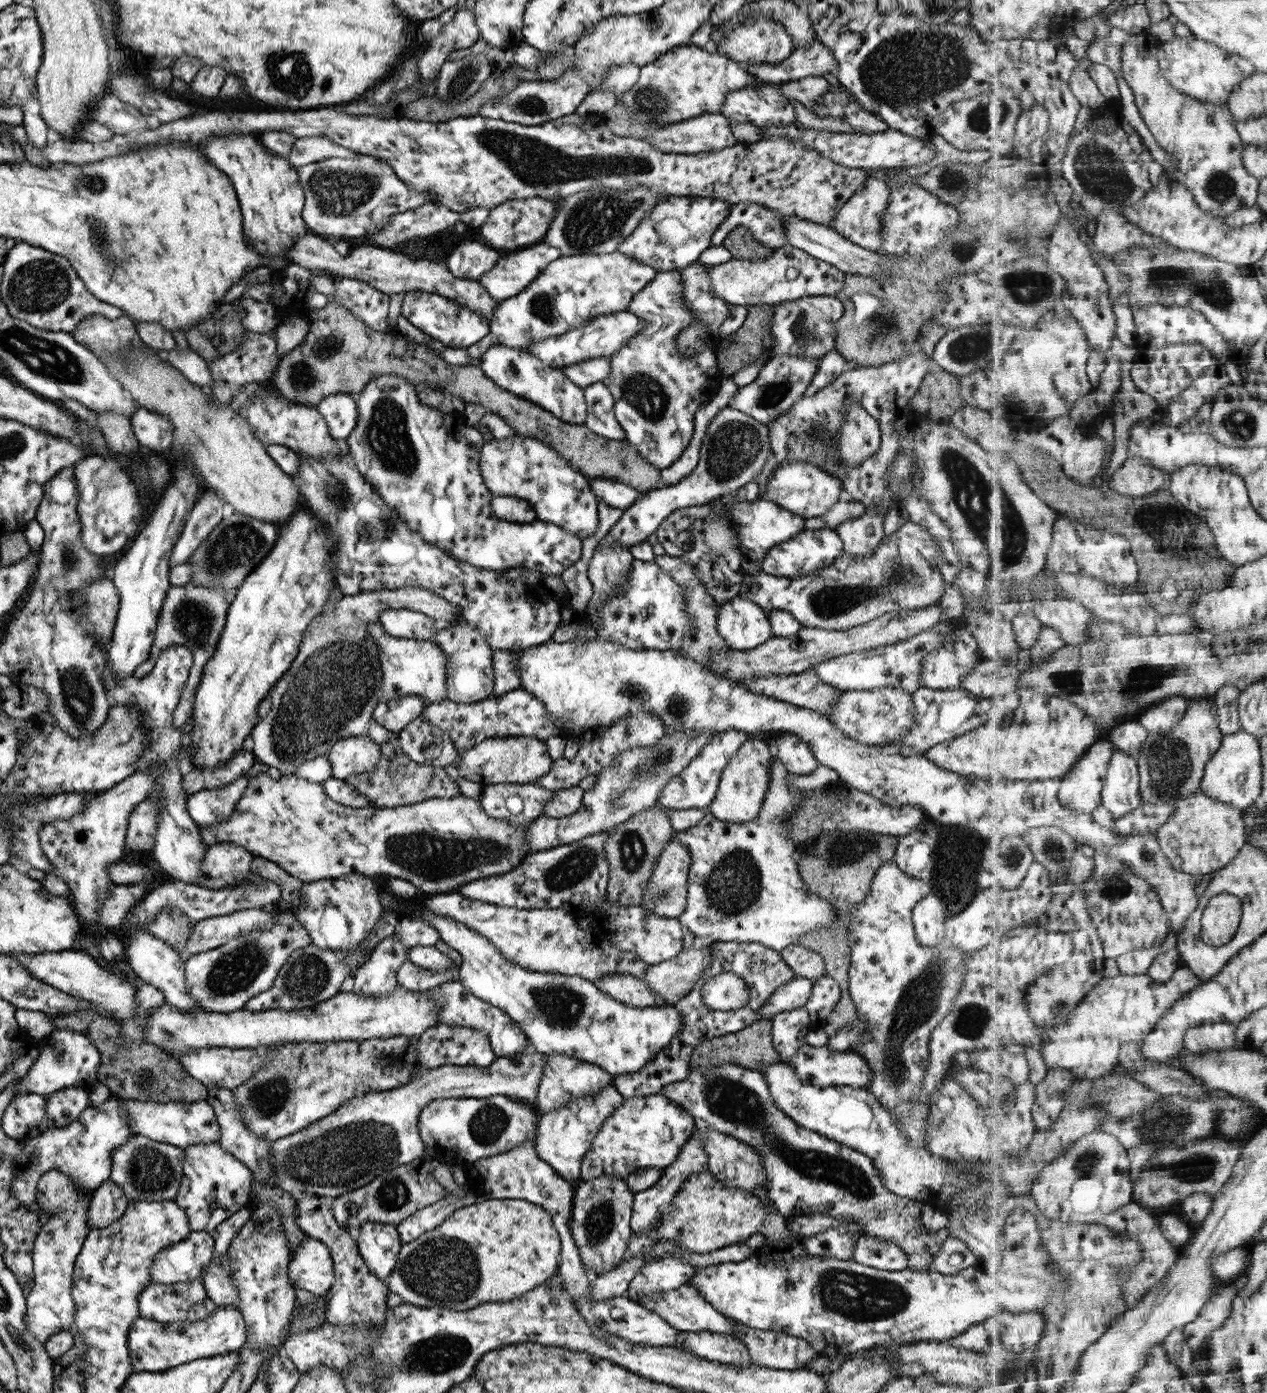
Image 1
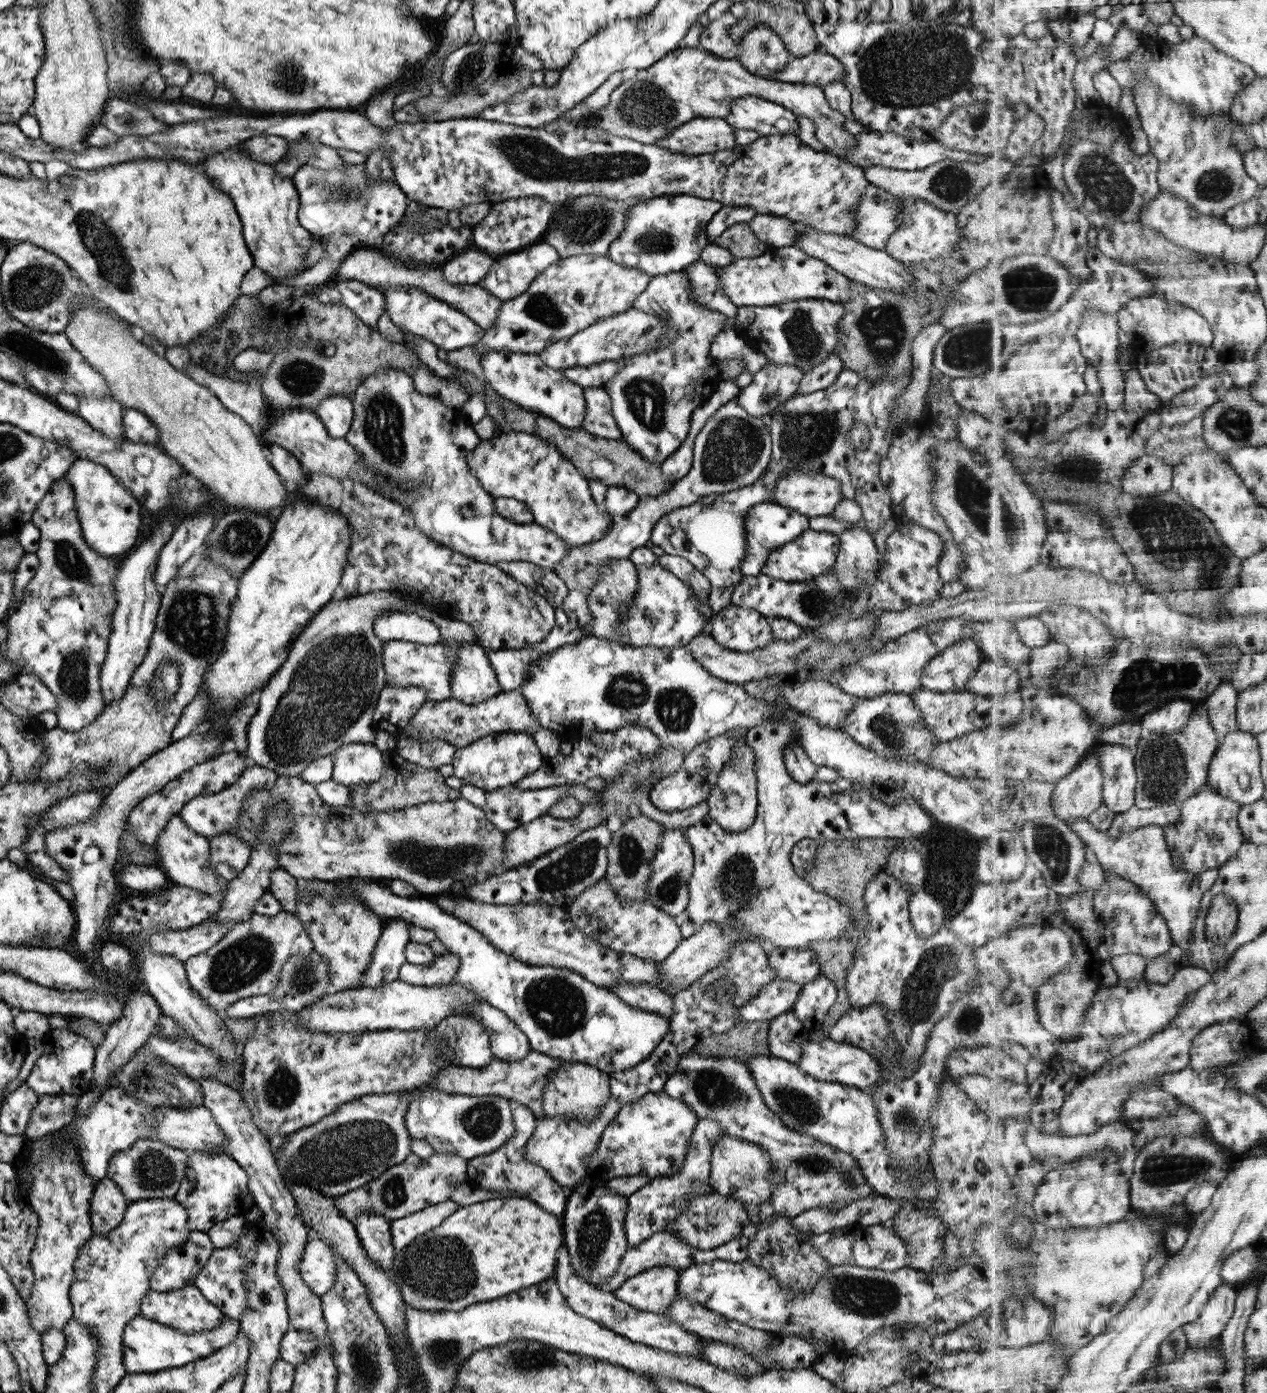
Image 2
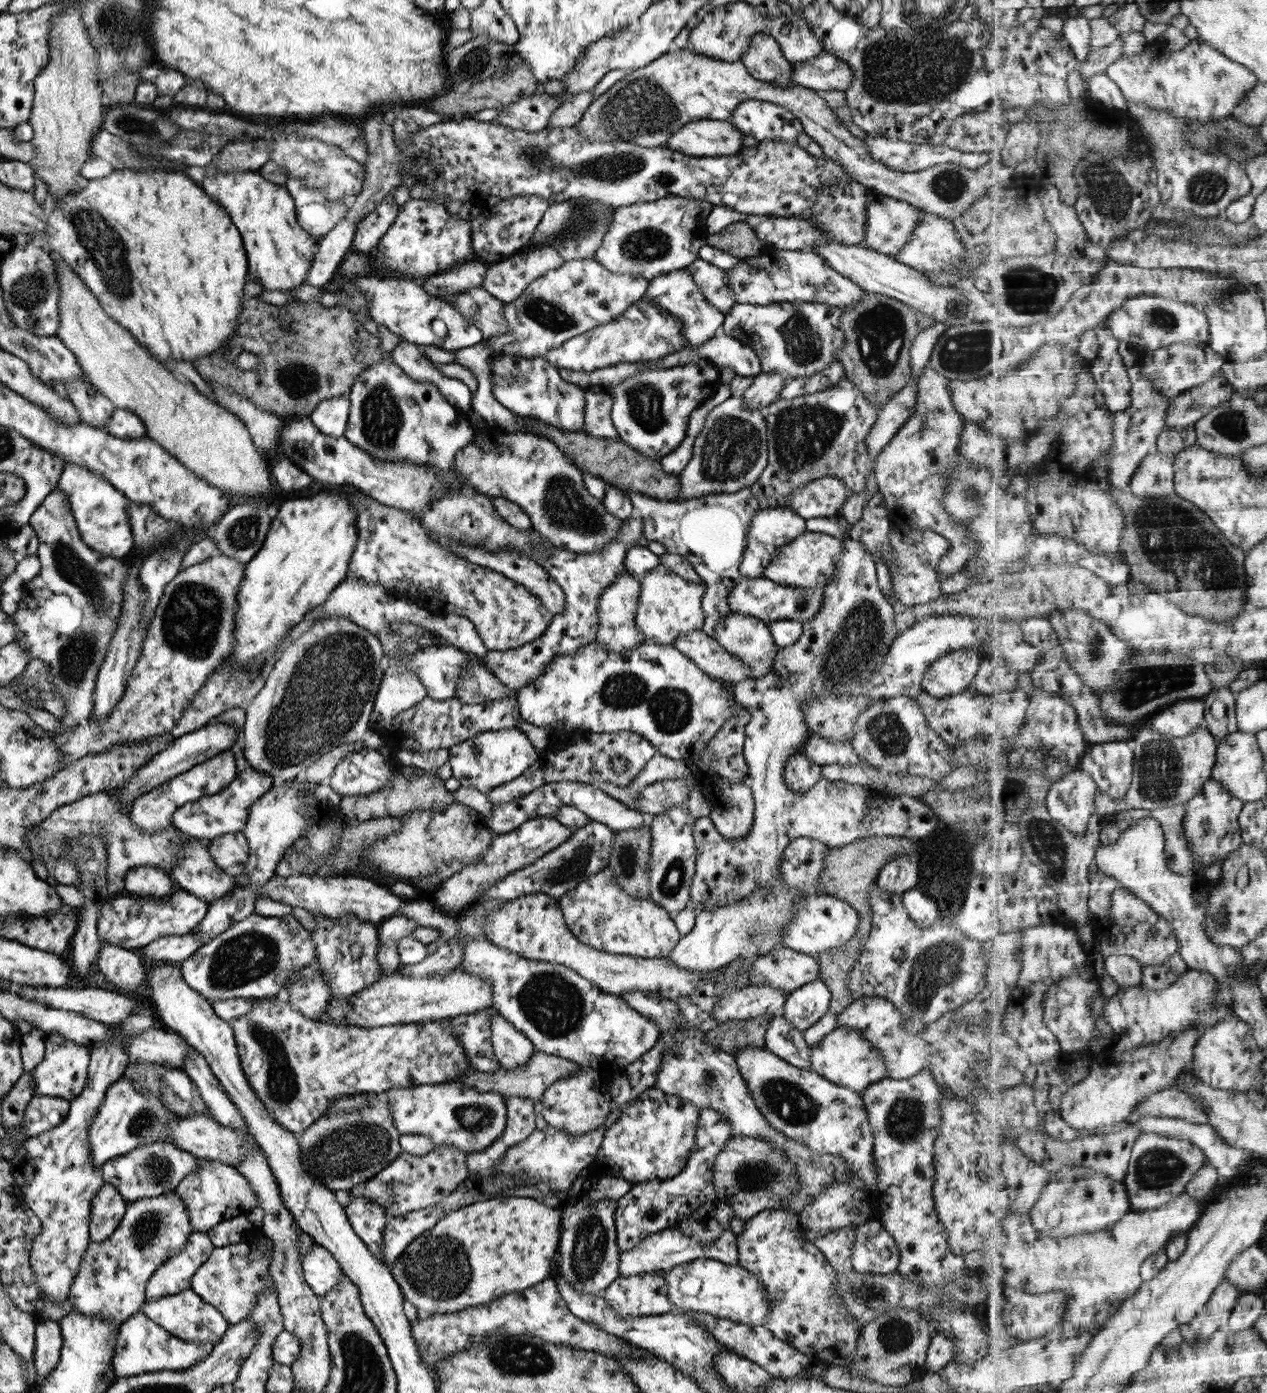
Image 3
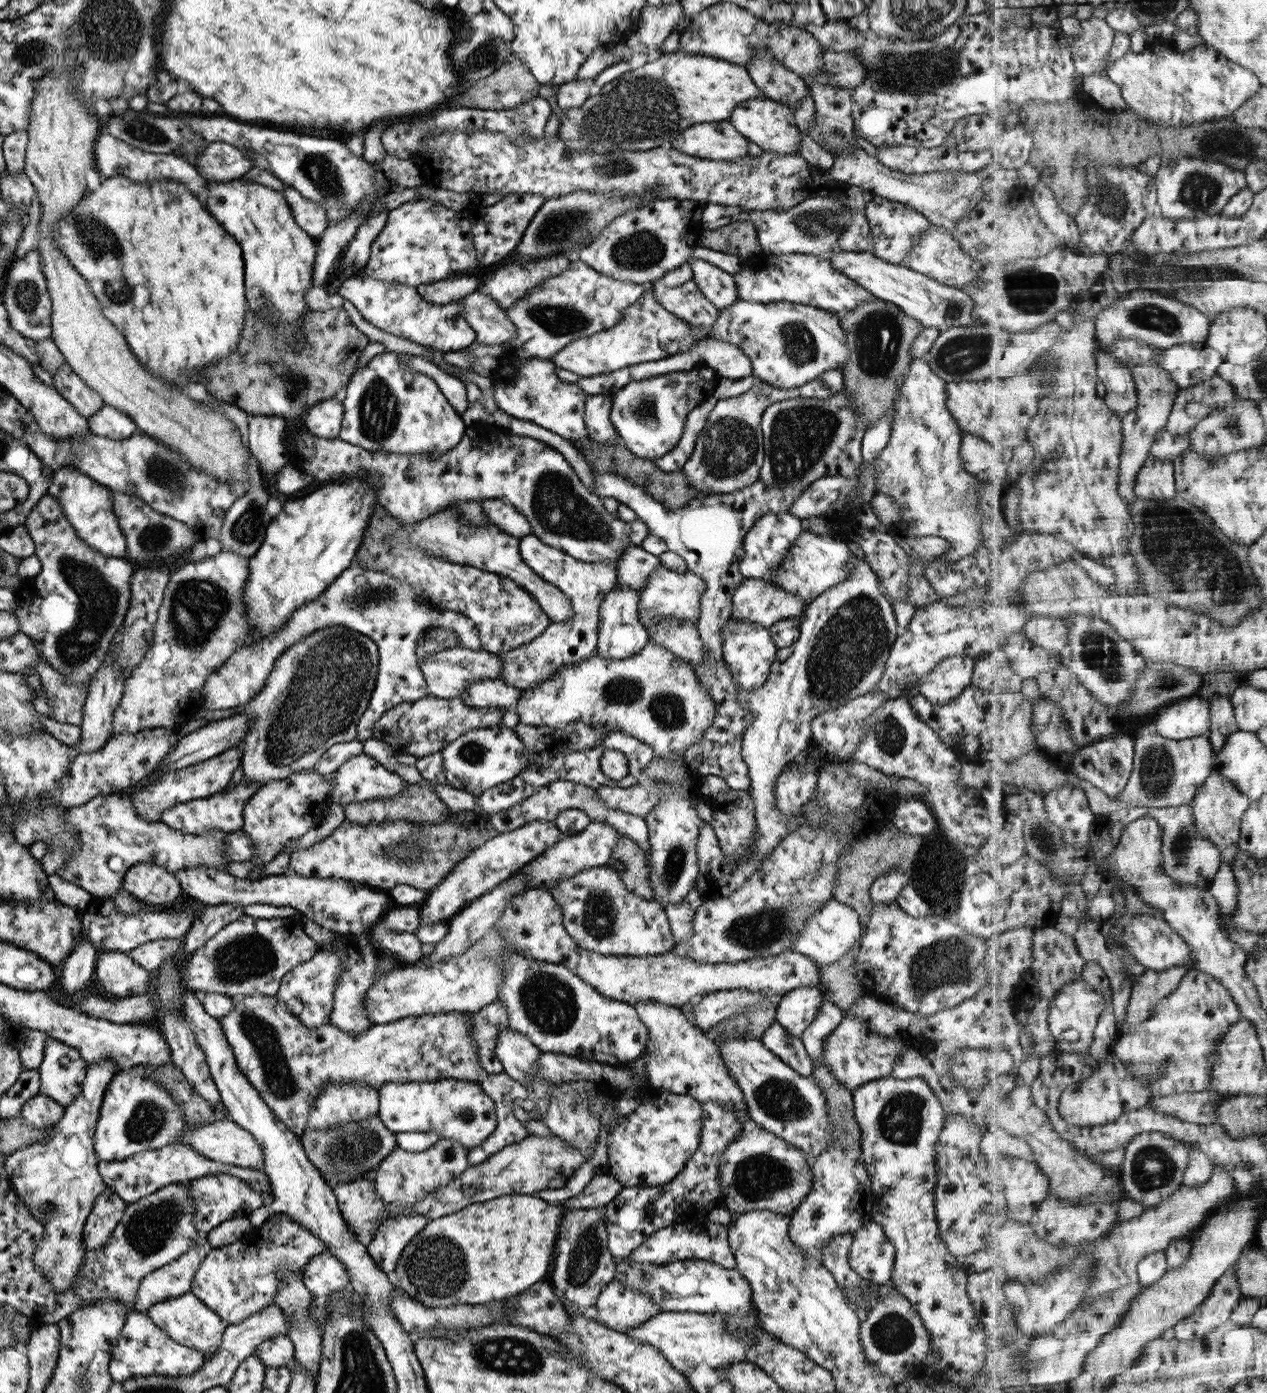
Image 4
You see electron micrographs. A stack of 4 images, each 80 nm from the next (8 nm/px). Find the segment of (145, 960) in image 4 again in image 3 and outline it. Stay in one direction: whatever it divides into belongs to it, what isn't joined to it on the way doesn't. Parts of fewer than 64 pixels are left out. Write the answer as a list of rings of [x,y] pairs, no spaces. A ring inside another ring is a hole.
[[[193,929],[192,932],[183,934],[183,936],[174,935],[157,938],[140,949],[143,960],[147,960],[149,964],[162,961],[179,964],[181,960],[189,958],[203,944],[205,943],[199,939],[196,929]]]

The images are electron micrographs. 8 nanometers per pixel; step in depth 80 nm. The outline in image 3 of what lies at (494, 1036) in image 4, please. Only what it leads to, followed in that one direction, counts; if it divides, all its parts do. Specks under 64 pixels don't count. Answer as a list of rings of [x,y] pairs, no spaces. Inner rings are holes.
[[[485,1010],[459,1015],[448,1019],[452,1031],[459,1037],[460,1045],[464,1048],[466,1061],[477,1071],[493,1072],[498,1069],[497,1059],[492,1053],[490,1014]]]

